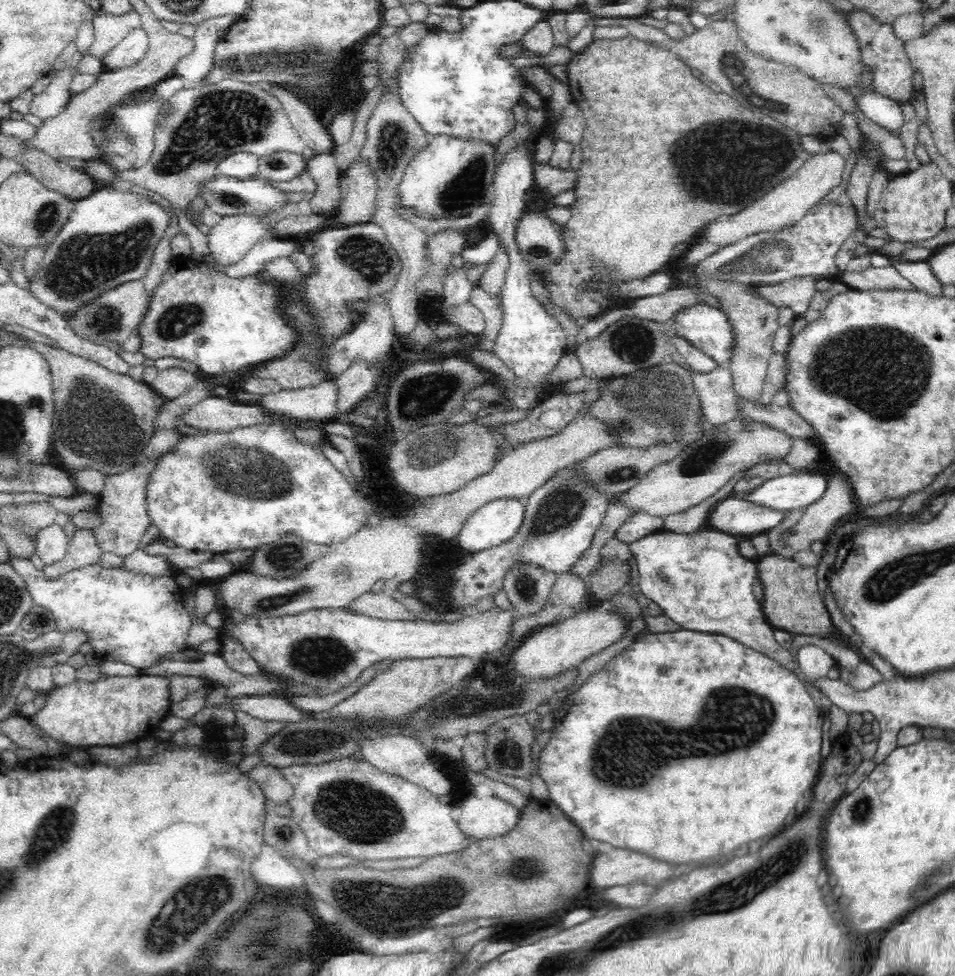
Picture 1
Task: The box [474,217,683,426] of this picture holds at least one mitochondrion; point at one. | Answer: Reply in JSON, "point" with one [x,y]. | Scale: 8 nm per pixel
{"point":[636,343]}

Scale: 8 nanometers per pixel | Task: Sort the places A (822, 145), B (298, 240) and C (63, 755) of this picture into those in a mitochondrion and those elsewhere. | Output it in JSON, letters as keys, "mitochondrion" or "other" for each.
{"A":"other","B":"other","C":"other"}

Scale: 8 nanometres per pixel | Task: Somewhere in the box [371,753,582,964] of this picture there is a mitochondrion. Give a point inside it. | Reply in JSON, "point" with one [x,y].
{"point":[525,869]}

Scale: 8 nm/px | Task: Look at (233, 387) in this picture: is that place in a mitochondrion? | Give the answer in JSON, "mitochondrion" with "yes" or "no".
{"mitochondrion":"no"}

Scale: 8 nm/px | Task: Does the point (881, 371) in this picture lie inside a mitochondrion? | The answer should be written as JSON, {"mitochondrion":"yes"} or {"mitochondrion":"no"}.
{"mitochondrion":"yes"}

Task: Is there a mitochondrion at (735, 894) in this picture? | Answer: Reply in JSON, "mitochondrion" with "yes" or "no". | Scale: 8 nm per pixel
{"mitochondrion":"yes"}

